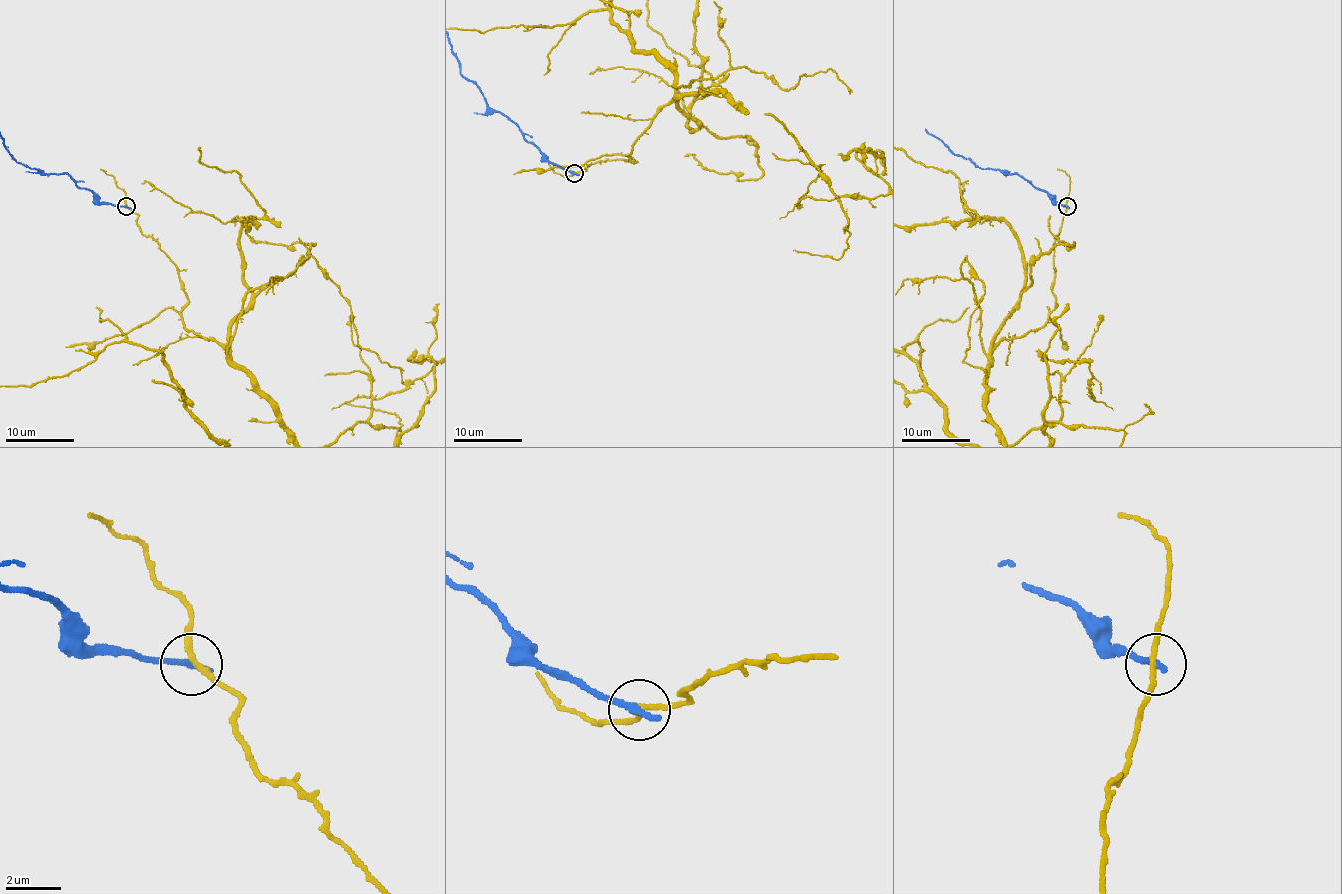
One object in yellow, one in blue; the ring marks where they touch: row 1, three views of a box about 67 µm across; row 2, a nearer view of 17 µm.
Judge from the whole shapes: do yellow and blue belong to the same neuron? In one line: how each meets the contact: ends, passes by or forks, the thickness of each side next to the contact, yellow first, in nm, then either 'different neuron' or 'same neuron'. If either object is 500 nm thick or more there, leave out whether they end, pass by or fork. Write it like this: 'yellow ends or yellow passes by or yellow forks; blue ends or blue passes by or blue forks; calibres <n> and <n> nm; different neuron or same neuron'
yellow passes by; blue ends; calibres 200 and 320 nm; different neuron

